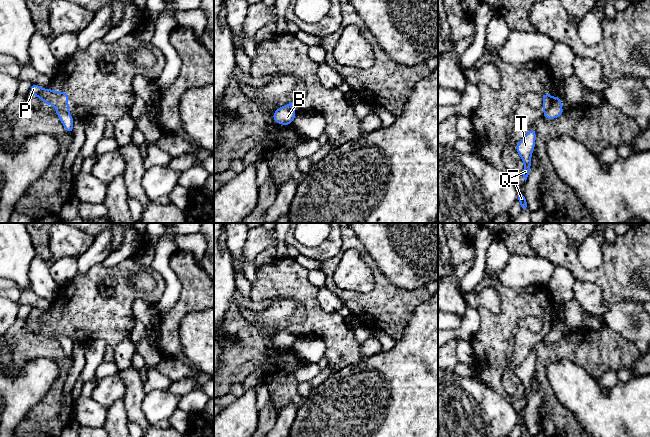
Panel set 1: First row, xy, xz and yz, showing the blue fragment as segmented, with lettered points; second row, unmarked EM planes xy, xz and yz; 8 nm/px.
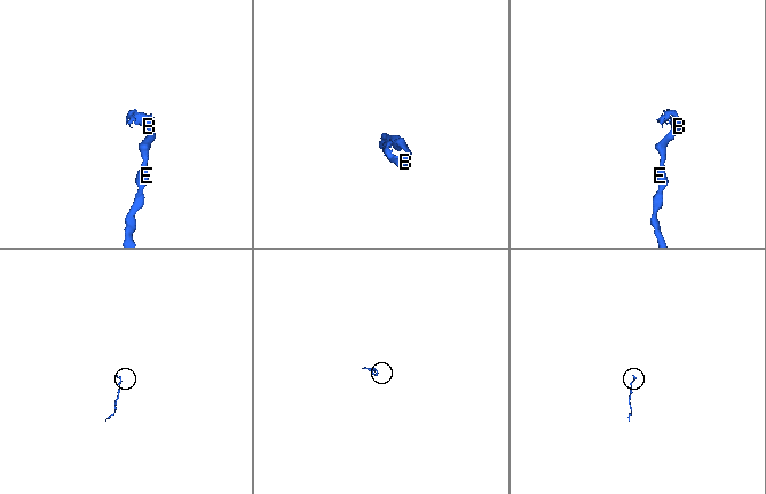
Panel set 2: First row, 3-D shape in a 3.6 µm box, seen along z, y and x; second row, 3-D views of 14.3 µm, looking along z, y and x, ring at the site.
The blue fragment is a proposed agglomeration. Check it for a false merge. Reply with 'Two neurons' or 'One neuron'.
Two neurons

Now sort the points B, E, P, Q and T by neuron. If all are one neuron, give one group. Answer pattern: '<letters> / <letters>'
B E Q T / P

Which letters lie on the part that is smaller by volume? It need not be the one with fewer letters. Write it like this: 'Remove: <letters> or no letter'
Remove: P

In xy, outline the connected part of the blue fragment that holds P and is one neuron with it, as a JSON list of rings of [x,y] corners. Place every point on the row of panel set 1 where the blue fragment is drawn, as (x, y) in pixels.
[[[31,84],[29,92],[34,94],[41,102],[53,105],[57,111],[69,112],[68,92],[57,92],[53,89],[43,89],[37,84]]]

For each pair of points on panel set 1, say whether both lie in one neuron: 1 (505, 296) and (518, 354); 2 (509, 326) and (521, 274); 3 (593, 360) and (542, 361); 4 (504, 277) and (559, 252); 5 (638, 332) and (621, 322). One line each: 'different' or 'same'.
1: same
2: different
3: same
4: different
5: same

